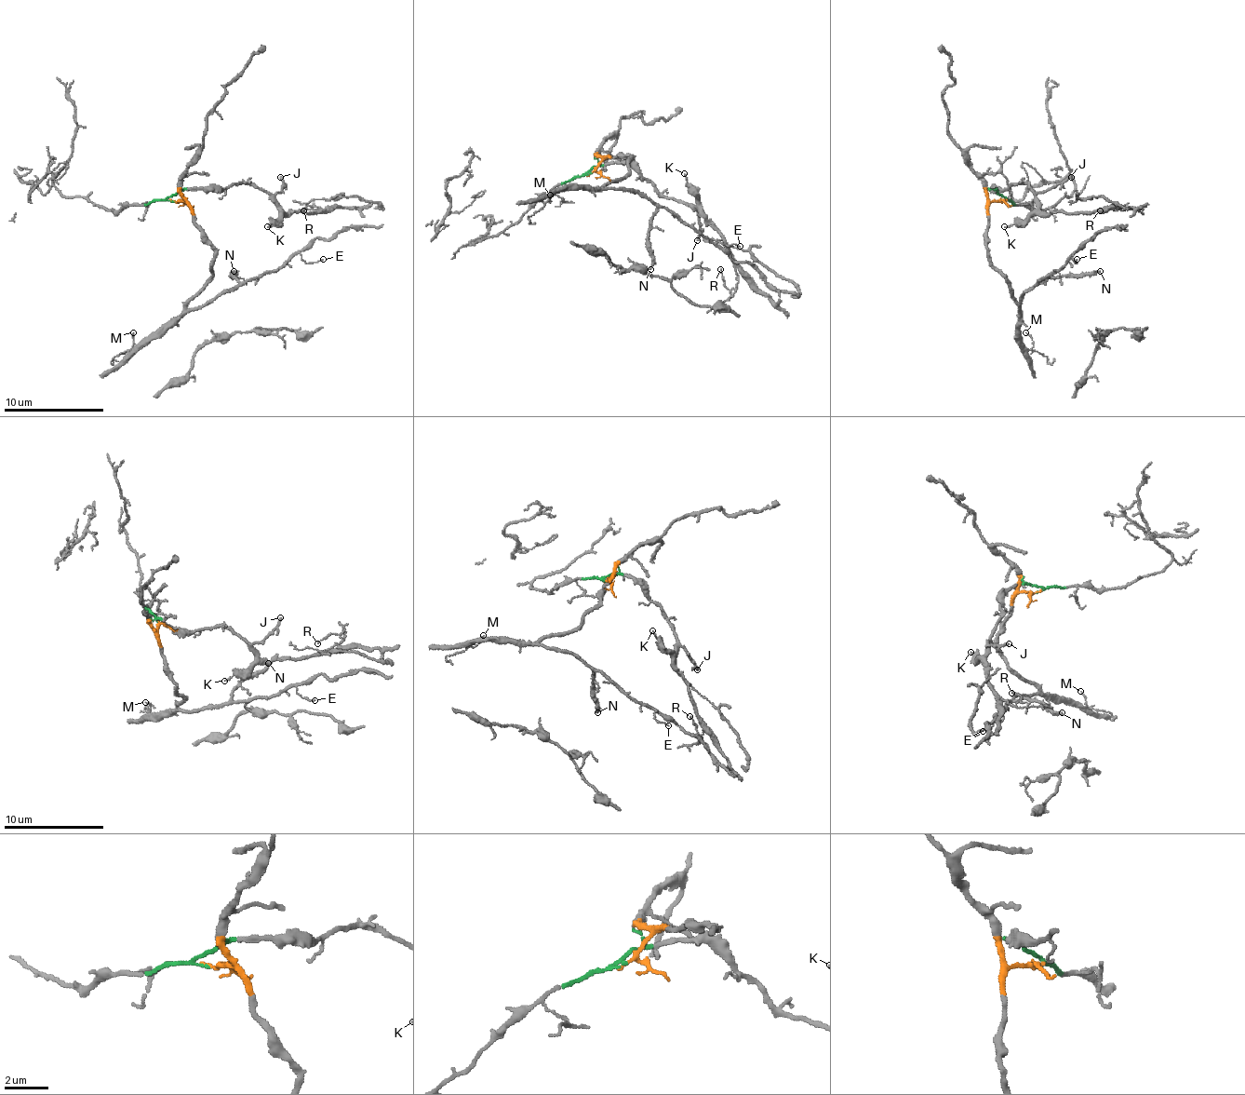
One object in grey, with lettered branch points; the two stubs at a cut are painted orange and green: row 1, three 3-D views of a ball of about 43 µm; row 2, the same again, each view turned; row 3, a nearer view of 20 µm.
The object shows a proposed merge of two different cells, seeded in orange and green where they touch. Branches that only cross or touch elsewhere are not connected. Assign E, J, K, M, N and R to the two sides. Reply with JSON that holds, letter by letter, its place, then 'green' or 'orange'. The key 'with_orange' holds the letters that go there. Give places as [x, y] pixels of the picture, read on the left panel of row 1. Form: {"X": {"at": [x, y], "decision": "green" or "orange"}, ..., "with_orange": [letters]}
{"E": {"at": [323, 259], "decision": "orange"}, "J": {"at": [280, 177], "decision": "green"}, "K": {"at": [267, 226], "decision": "green"}, "M": {"at": [133, 332], "decision": "orange"}, "N": {"at": [234, 271], "decision": "orange"}, "R": {"at": [303, 210], "decision": "green"}, "with_orange": ["E", "M", "N"]}

